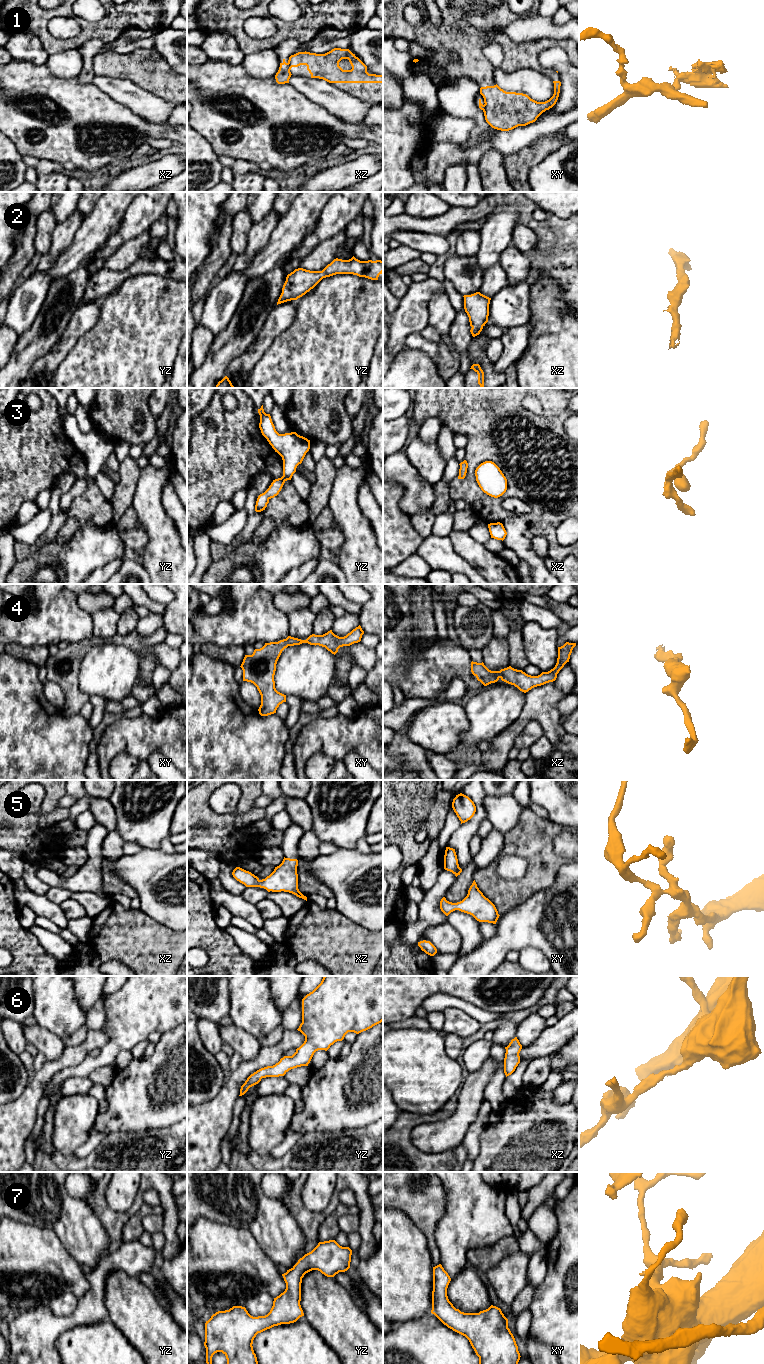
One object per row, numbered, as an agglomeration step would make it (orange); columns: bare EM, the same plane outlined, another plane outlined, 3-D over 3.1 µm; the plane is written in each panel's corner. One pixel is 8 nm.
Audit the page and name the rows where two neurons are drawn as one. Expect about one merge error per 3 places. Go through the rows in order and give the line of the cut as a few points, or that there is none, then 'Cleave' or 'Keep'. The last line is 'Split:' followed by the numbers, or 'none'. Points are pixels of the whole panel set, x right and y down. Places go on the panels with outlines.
1: Split along xz (287, 63), (289, 70). Cleave
2: No split. Keep
3: No split. Keep
4: No split. Keep
5: No split. Keep
6: No split. Keep
7: No split. Keep
Split: 1

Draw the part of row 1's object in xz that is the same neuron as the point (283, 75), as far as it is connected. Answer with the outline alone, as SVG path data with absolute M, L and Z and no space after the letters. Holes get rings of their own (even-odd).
M283 59L283 62L280 63L278 72L275 75L276 82L278 84L289 83L289 79L290 79L291 75L292 74L288 68L288 63L286 63L285 59Z

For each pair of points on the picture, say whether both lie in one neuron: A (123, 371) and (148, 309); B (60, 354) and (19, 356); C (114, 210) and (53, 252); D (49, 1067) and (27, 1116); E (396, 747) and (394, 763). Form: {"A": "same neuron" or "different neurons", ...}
{"A": "same neuron", "B": "different neurons", "C": "different neurons", "D": "same neuron", "E": "different neurons"}

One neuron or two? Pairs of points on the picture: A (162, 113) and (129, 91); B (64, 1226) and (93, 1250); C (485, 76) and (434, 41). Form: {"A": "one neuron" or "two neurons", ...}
{"A": "one neuron", "B": "one neuron", "C": "one neuron"}

